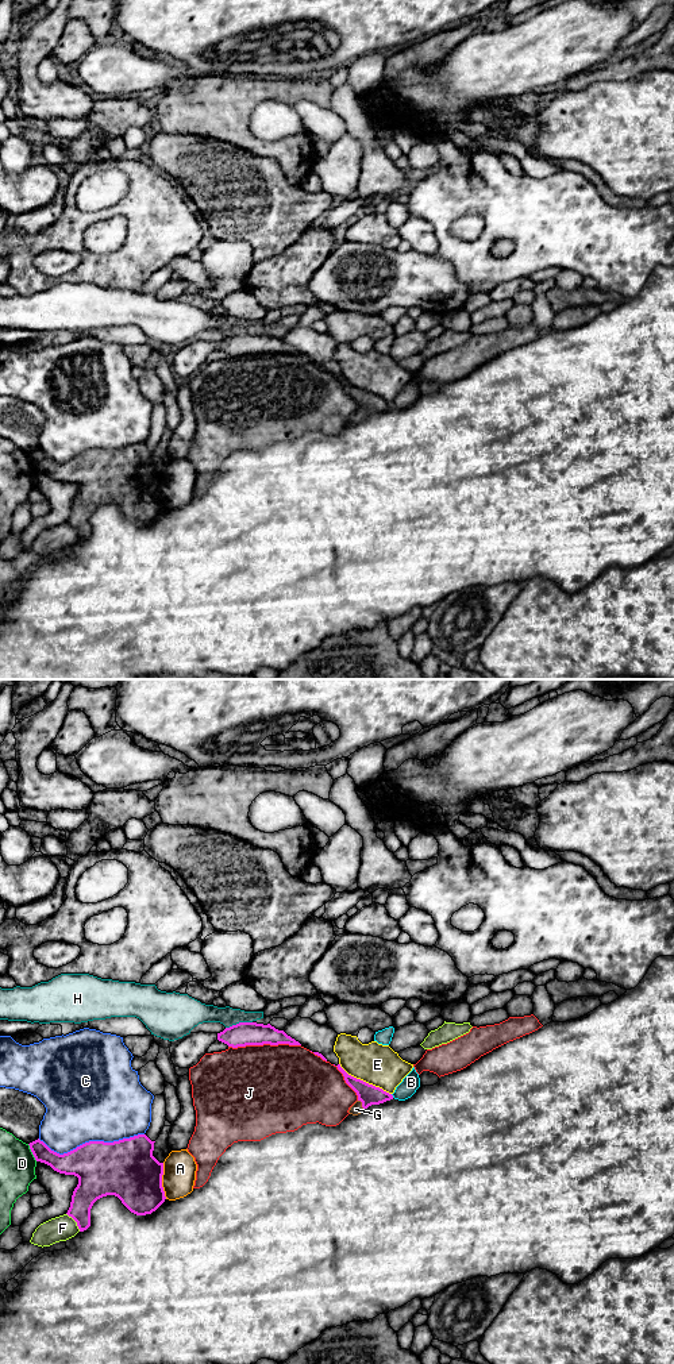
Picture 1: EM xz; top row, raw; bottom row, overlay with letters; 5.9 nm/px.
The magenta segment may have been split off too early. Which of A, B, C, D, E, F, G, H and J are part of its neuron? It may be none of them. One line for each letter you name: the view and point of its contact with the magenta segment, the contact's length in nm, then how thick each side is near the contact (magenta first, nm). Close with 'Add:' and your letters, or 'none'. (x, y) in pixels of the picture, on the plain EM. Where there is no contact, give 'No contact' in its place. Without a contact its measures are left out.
G: Touches magenta at xz (362, 413). Shared border 70 nm. Thickness 120 nm (magenta) against 70 nm
Add: G

